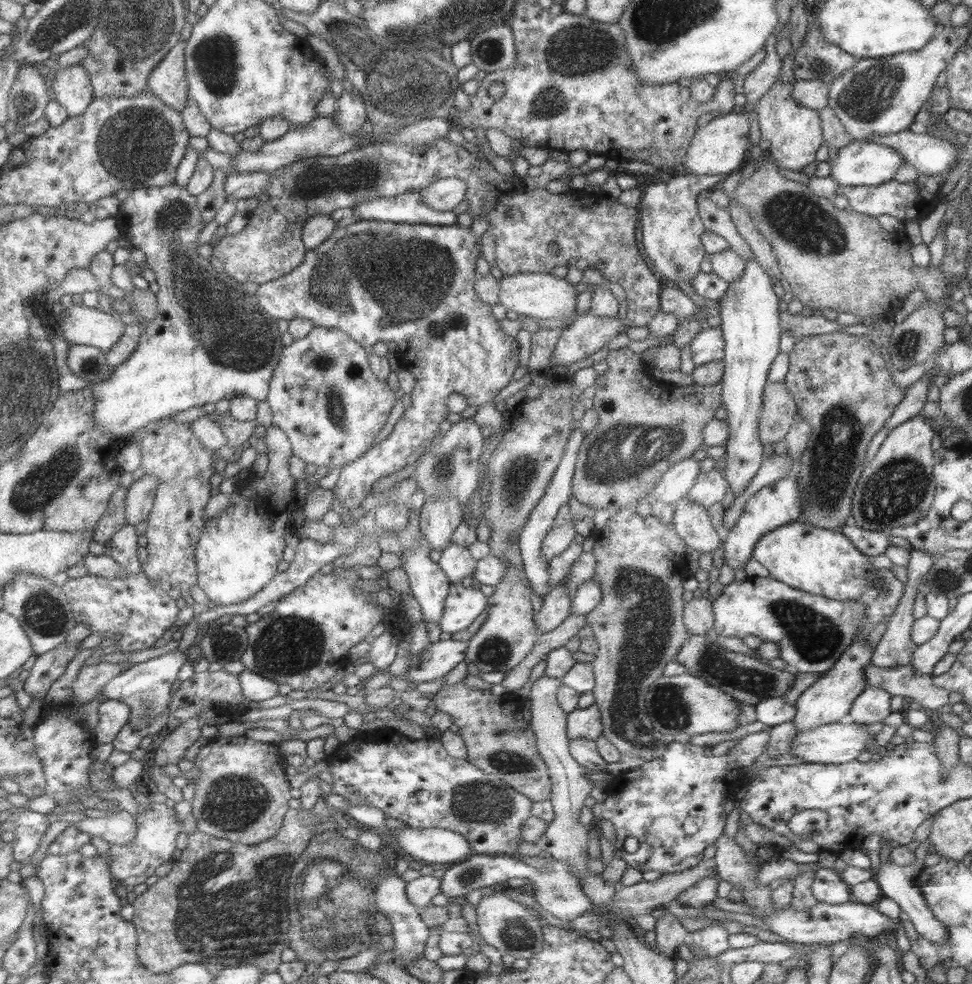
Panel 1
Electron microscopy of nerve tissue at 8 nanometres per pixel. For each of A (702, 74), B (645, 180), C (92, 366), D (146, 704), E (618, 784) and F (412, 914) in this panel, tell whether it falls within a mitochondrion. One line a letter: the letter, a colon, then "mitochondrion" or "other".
A: other
B: other
C: mitochondrion
D: mitochondrion
E: other
F: other

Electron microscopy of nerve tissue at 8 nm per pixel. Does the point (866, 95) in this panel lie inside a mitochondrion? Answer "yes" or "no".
yes

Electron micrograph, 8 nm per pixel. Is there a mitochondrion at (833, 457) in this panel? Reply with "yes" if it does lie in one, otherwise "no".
yes

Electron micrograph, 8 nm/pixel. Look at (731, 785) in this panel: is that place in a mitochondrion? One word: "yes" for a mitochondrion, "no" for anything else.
no

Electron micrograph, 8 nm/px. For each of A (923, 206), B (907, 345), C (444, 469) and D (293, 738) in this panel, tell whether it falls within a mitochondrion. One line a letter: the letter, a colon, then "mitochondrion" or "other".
A: other
B: mitochondrion
C: mitochondrion
D: other

